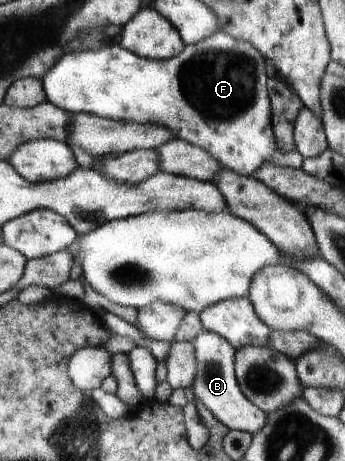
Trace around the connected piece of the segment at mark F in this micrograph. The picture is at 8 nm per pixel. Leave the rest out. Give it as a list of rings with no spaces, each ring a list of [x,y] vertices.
[[[218,31],[211,37],[208,37],[205,41],[200,41],[197,45],[187,45],[184,52],[176,58],[161,61],[158,59],[149,59],[142,55],[129,51],[121,45],[120,42],[110,42],[106,46],[102,46],[99,51],[85,50],[82,52],[71,52],[66,54],[54,64],[53,69],[50,69],[46,76],[42,79],[44,81],[47,95],[50,101],[57,104],[63,109],[69,110],[71,113],[92,113],[98,116],[111,118],[114,120],[128,121],[131,123],[140,124],[157,124],[160,126],[170,127],[177,132],[178,139],[186,139],[188,142],[195,145],[206,147],[225,167],[239,172],[240,174],[248,176],[254,175],[257,168],[264,162],[274,163],[281,167],[292,167],[293,169],[300,169],[303,165],[303,156],[294,149],[286,154],[281,154],[275,148],[275,138],[272,132],[272,115],[270,114],[270,101],[268,93],[268,76],[266,70],[266,58],[250,43],[237,39],[234,35],[231,35],[228,31]]]

